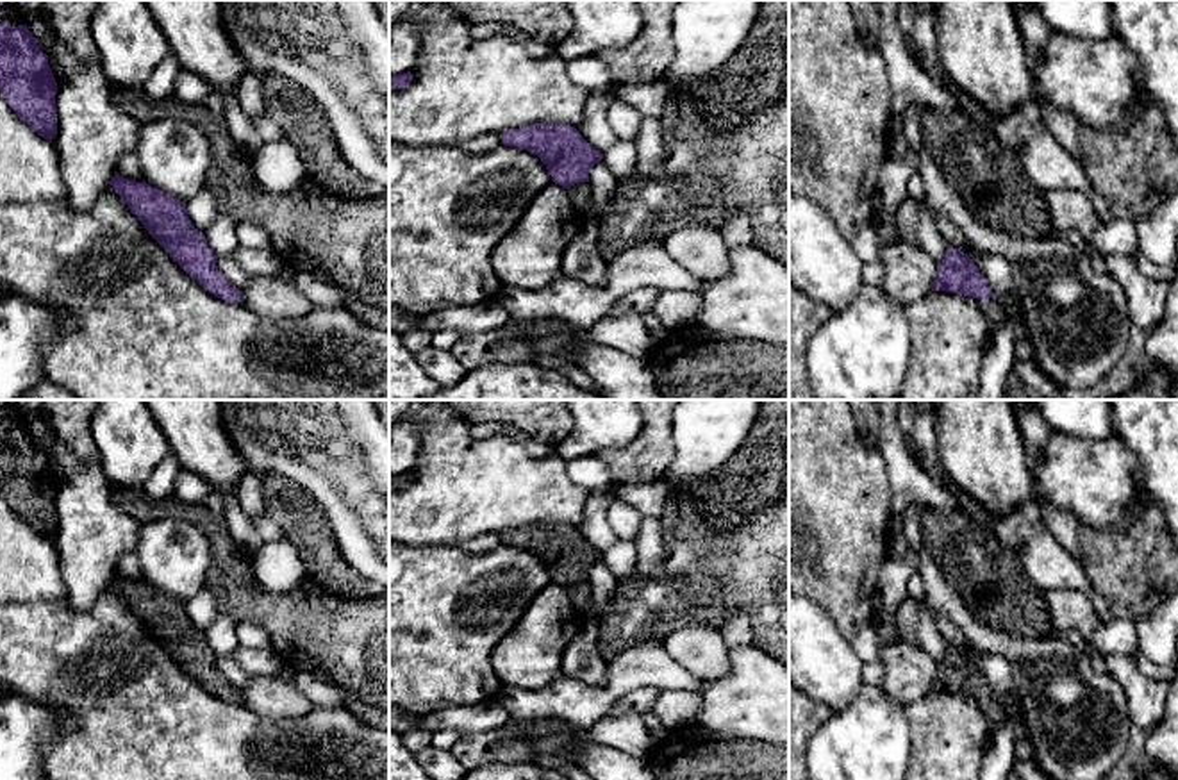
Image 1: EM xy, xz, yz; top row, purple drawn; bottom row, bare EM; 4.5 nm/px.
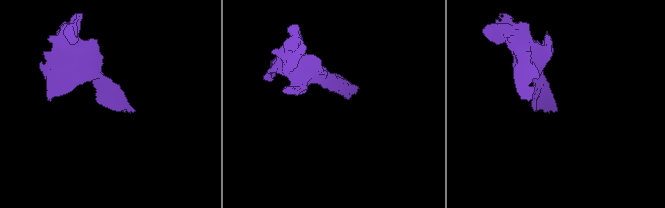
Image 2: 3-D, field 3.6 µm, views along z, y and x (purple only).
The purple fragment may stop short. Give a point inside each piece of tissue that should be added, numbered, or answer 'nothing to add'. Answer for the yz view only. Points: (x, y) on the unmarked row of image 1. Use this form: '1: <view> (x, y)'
1: yz (989, 705)

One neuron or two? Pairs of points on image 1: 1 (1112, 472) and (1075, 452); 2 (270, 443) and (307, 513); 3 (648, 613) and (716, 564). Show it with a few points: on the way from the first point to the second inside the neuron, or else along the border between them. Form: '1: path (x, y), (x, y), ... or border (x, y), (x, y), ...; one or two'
1: path (1103, 472), (1095, 472), (1084, 461); one
2: border (266, 477), (291, 481), (323, 509); two
3: path (664, 604), (700, 572); one

